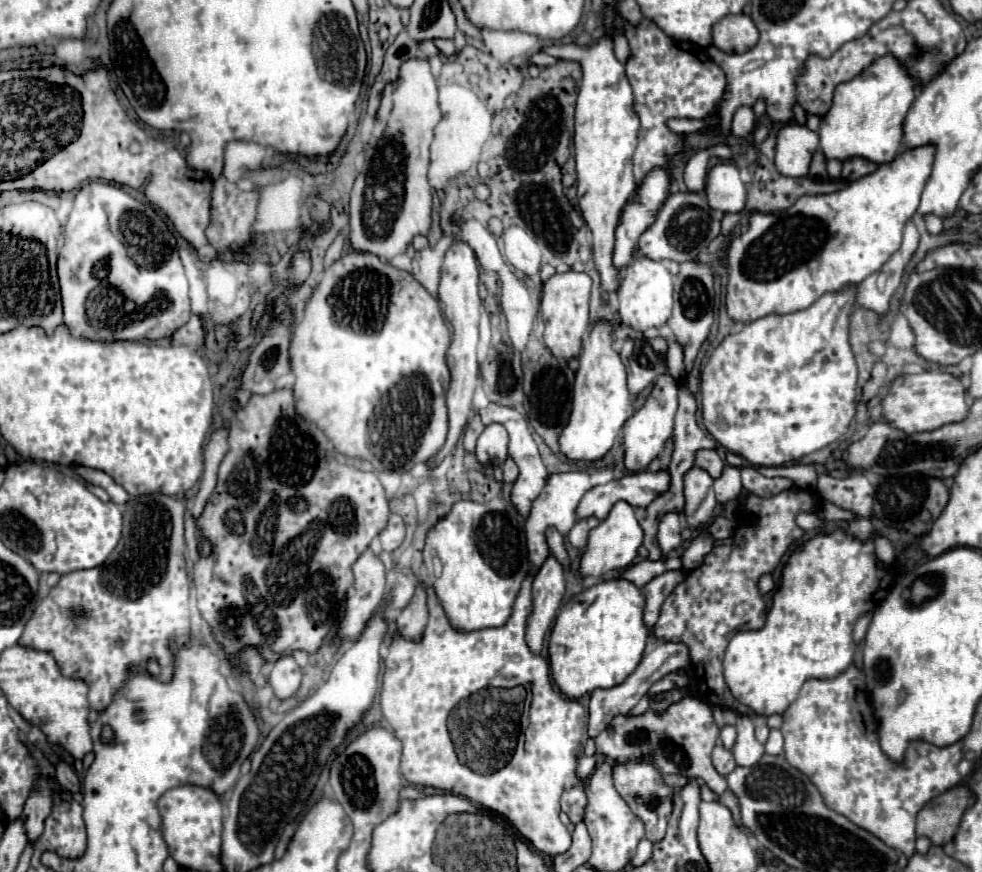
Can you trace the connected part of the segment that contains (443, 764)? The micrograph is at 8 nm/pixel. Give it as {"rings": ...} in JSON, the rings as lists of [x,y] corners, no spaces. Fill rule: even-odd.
{"rings":[[[585,472],[551,474],[543,492],[533,500],[531,514],[525,524],[531,568],[515,598],[513,612],[503,626],[473,632],[453,628],[443,606],[439,604],[439,598],[435,596],[435,590],[427,586],[429,622],[423,630],[423,636],[421,640],[407,640],[399,636],[399,632],[393,636],[389,654],[385,658],[381,686],[383,716],[393,728],[395,736],[403,742],[403,776],[411,784],[433,786],[451,794],[465,796],[471,802],[477,802],[483,808],[505,816],[521,832],[521,836],[525,836],[539,852],[549,856],[561,854],[571,846],[571,834],[559,820],[559,796],[565,790],[583,784],[583,780],[575,776],[581,740],[585,756],[587,742],[593,742],[595,752],[596,744],[595,739],[587,736],[588,718],[583,706],[577,700],[569,700],[557,694],[549,678],[547,660],[529,652],[525,644],[525,620],[531,612],[533,576],[549,556],[545,530],[549,526],[571,528],[575,524],[575,508],[589,488],[591,482],[589,474]],[[503,680],[513,680],[509,684],[515,686],[535,682],[535,686],[527,686],[535,688],[535,692],[529,693],[528,703],[525,703],[520,722],[521,734],[517,742],[519,748],[515,748],[511,764],[507,764],[507,768],[499,768],[499,772],[491,772],[491,776],[479,776],[479,772],[471,772],[471,768],[459,764],[451,736],[447,736],[447,716],[459,700],[471,696],[481,688],[501,688],[503,684],[507,684]]]}

